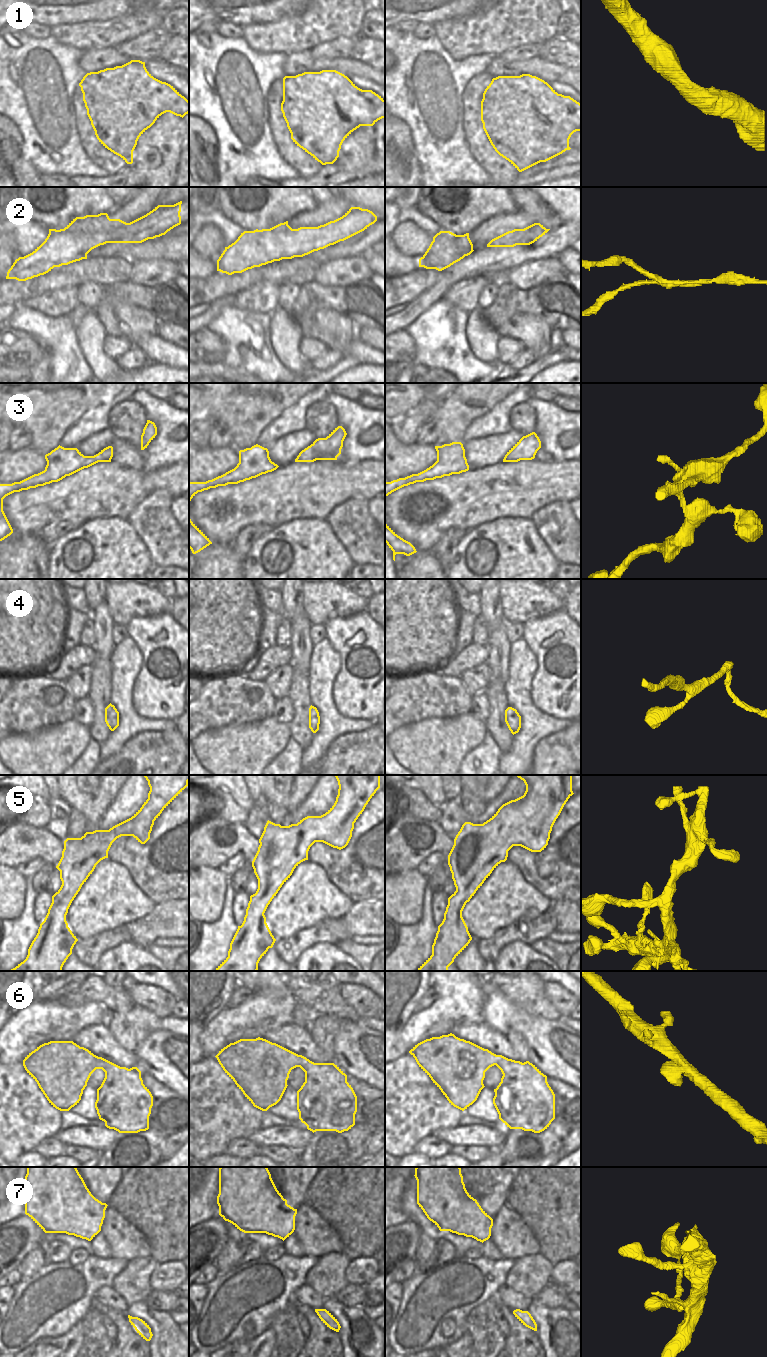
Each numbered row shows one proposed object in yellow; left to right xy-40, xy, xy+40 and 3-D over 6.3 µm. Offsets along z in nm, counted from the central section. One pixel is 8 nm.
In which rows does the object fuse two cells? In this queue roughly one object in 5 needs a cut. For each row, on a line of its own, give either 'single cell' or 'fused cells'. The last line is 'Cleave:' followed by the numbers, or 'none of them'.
1: single cell
2: fused cells
3: fused cells
4: single cell
5: single cell
6: single cell
7: single cell
Cleave: 2, 3

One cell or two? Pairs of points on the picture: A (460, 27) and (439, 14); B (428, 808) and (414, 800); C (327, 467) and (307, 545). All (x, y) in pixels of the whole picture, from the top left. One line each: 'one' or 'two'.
A: two
B: one
C: two

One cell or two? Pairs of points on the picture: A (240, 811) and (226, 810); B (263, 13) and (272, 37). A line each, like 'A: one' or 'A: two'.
A: one
B: two

